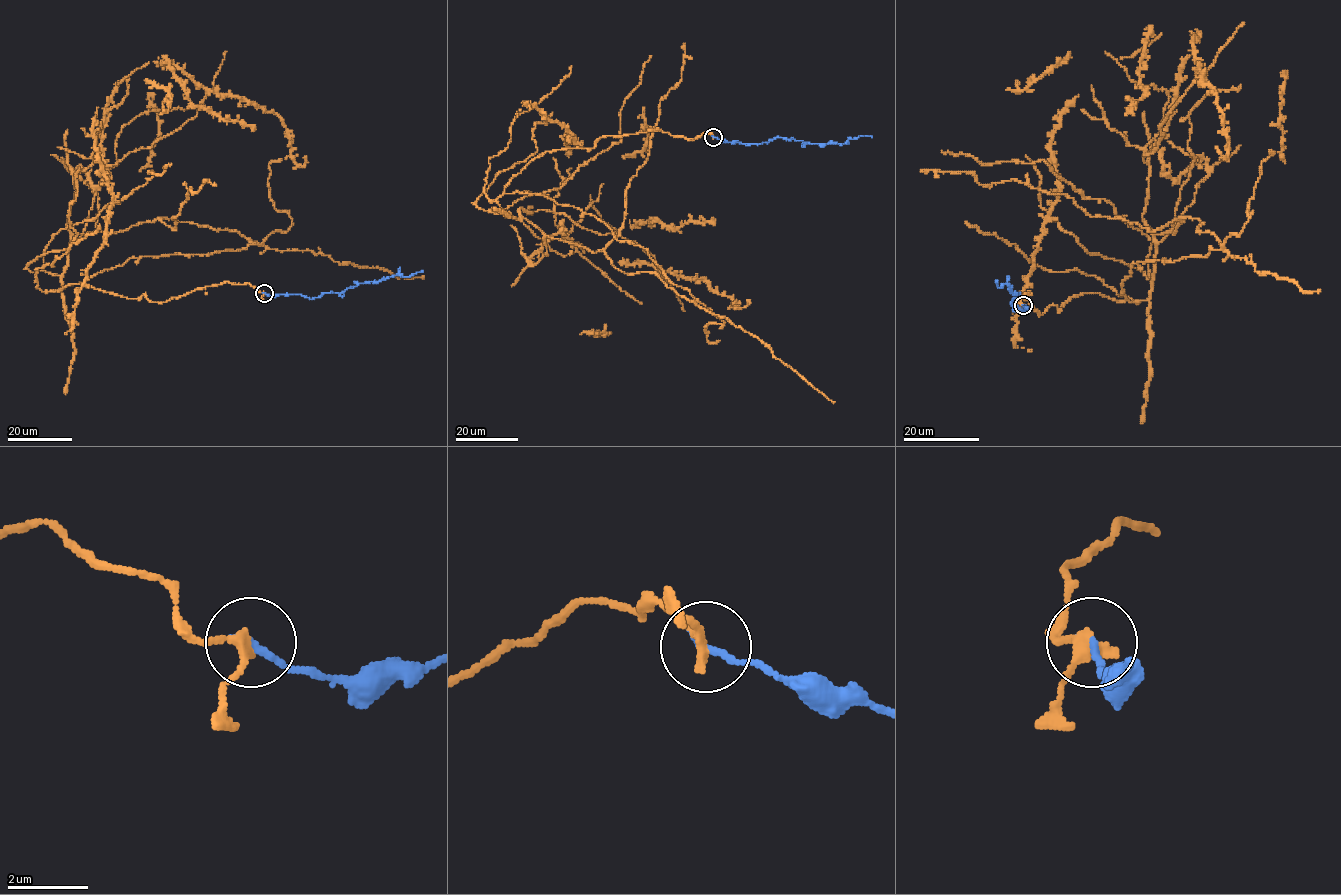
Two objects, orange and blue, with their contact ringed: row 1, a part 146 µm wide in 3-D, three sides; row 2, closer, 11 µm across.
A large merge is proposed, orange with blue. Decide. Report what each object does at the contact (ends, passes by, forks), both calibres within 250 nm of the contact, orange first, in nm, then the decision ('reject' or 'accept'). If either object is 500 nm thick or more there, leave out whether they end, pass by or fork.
orange passes by; blue ends there; 240 nm thick on the orange side, 180 nm on the other; accept

